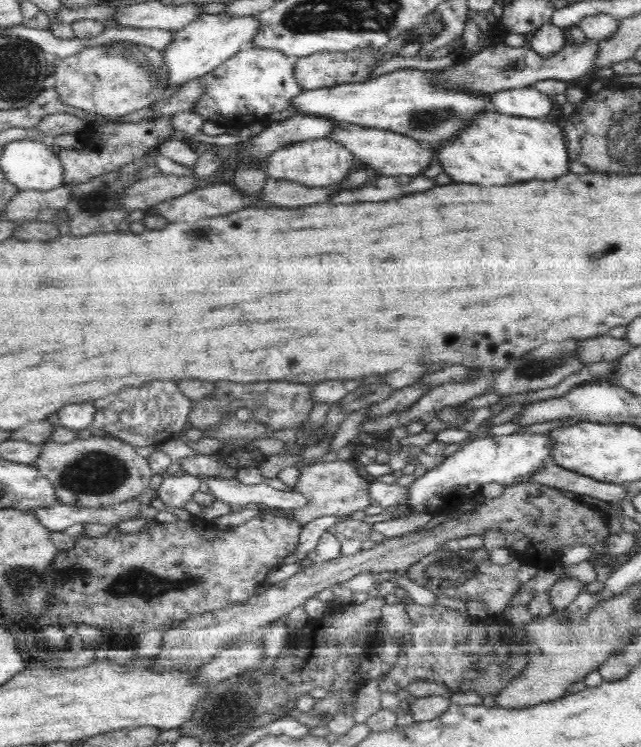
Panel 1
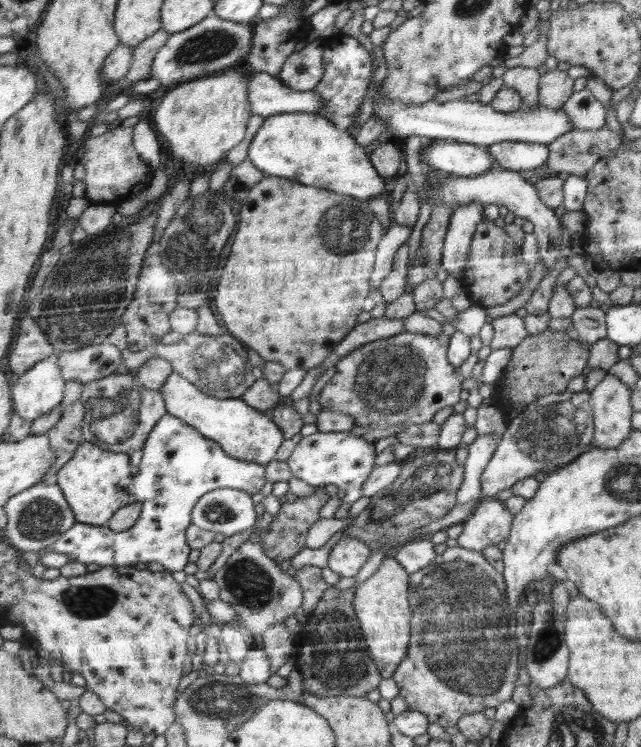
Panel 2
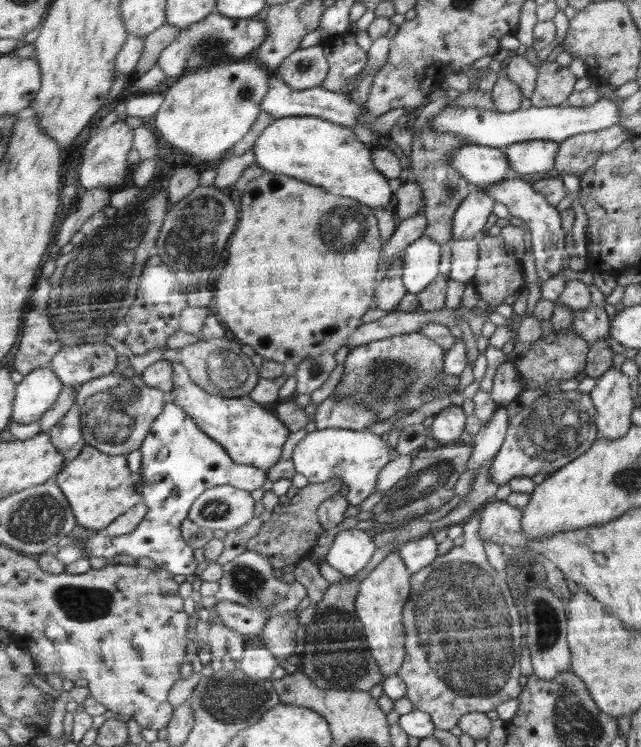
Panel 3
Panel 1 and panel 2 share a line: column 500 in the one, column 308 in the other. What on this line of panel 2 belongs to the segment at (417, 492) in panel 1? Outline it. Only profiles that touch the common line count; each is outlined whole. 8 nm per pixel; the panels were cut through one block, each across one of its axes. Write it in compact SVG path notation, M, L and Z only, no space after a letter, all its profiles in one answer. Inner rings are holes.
M320 432L302 437L285 464L293 477L300 478L314 487L334 484L345 491L348 504L363 496L364 483L376 469L376 448L362 435L346 432Z

